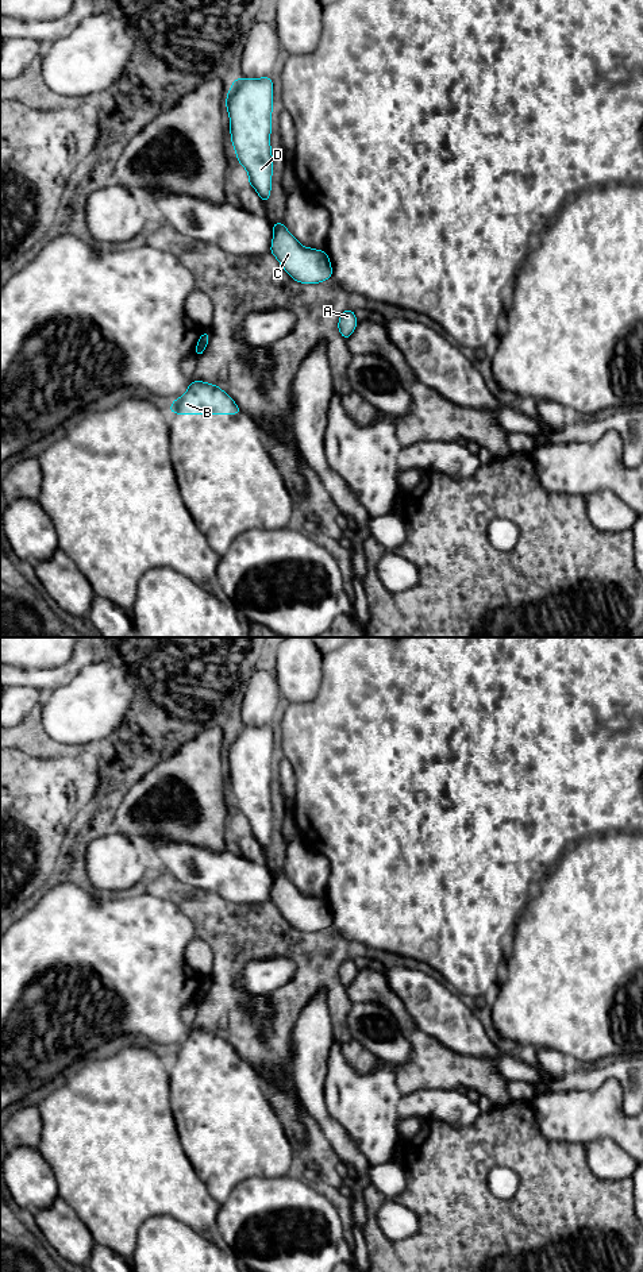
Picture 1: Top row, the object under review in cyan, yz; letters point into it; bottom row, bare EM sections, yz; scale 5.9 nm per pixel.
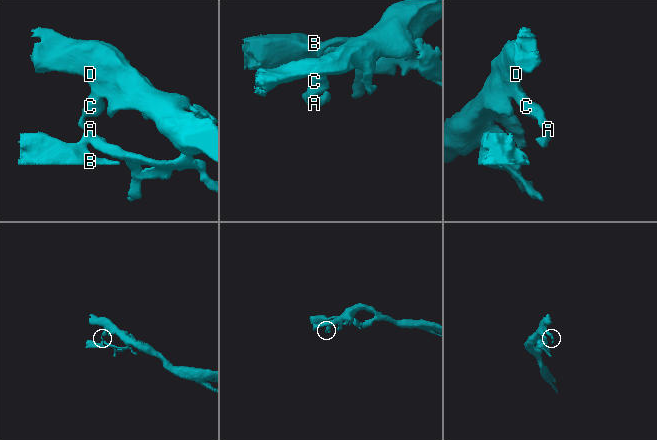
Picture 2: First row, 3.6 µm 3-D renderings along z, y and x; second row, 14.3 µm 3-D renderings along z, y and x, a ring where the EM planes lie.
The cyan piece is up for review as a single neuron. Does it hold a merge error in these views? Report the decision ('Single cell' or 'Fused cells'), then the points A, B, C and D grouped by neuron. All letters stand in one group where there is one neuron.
Fused cells. Groups: A C D / B

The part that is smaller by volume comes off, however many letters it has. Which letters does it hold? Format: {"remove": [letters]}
{"remove": ["B"]}

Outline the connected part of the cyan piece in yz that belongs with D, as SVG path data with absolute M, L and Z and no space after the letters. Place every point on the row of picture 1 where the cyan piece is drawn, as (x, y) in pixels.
M272 77L235 78L226 97L226 107L238 162L249 173L247 184L258 192L262 204L265 204L270 196L273 174Z

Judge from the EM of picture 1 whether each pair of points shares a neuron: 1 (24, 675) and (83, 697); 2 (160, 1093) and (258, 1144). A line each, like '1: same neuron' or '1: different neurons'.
1: different neurons
2: different neurons

